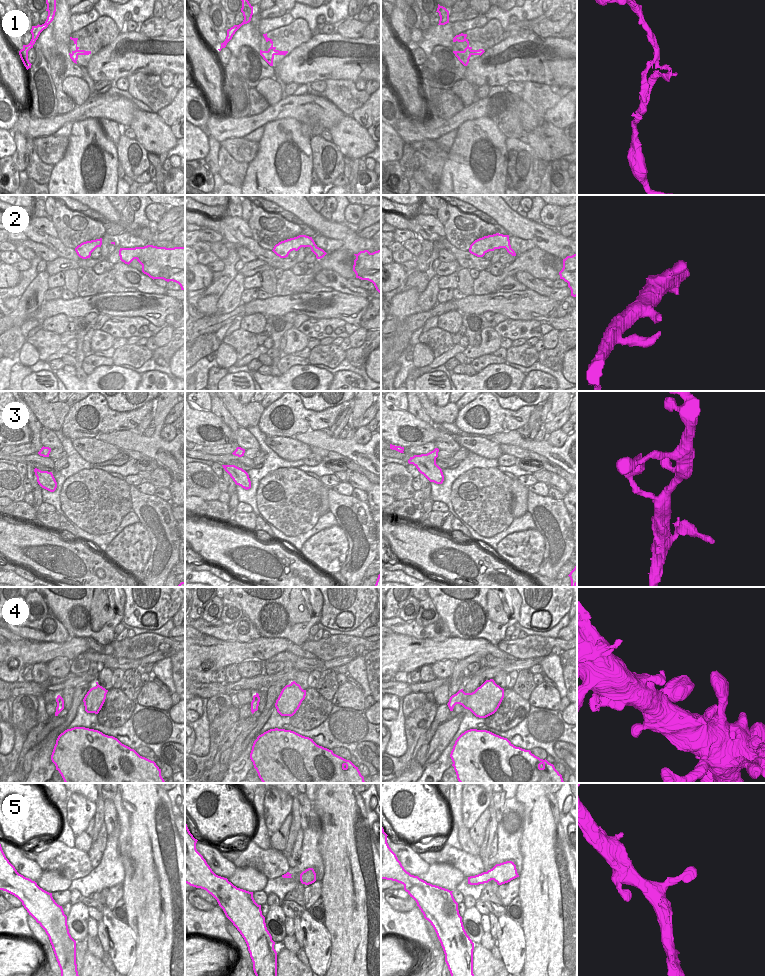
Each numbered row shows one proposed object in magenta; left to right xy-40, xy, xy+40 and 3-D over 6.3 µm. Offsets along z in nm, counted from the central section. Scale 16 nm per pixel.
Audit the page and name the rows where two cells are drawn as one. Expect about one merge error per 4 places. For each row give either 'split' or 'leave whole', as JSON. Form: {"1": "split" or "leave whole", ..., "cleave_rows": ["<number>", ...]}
{"1": "leave whole", "2": "leave whole", "3": "leave whole", "4": "leave whole", "5": "leave whole", "cleave_rows": []}

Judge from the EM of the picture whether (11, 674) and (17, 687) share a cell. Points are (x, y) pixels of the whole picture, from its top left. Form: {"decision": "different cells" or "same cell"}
{"decision": "different cells"}

